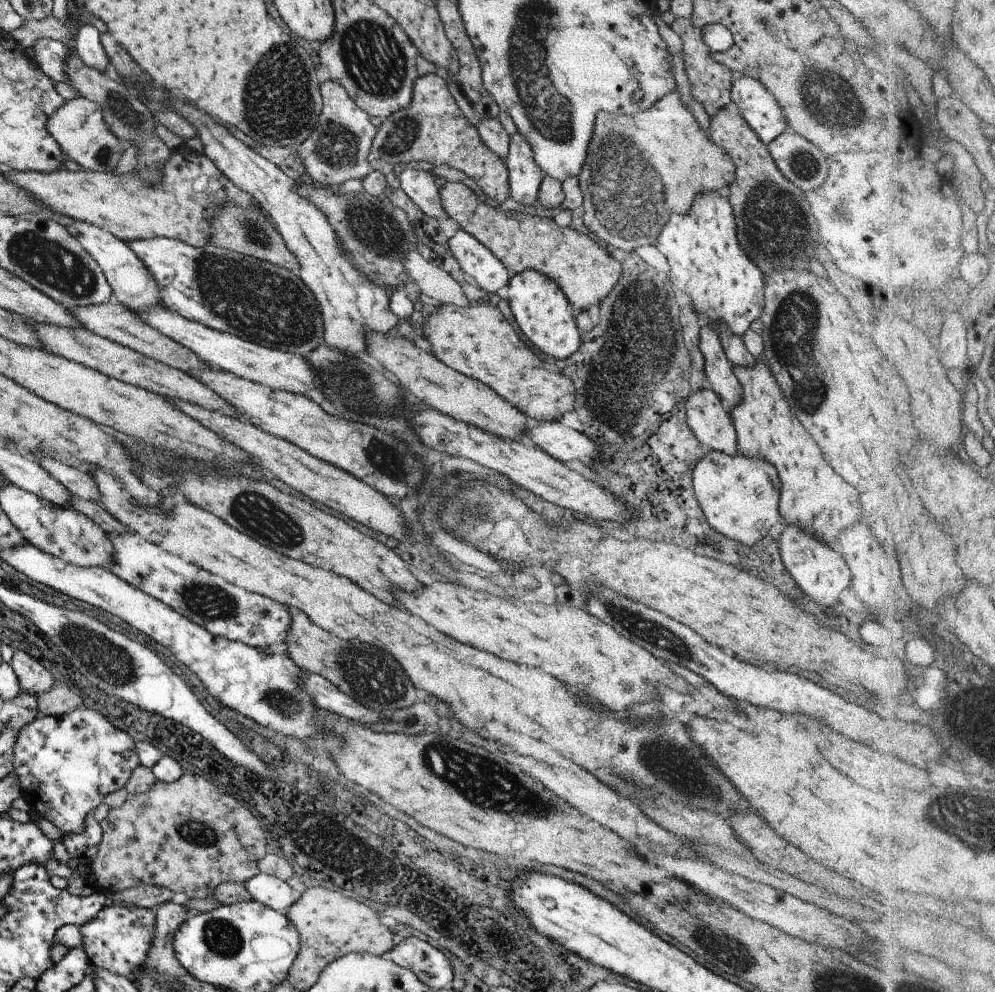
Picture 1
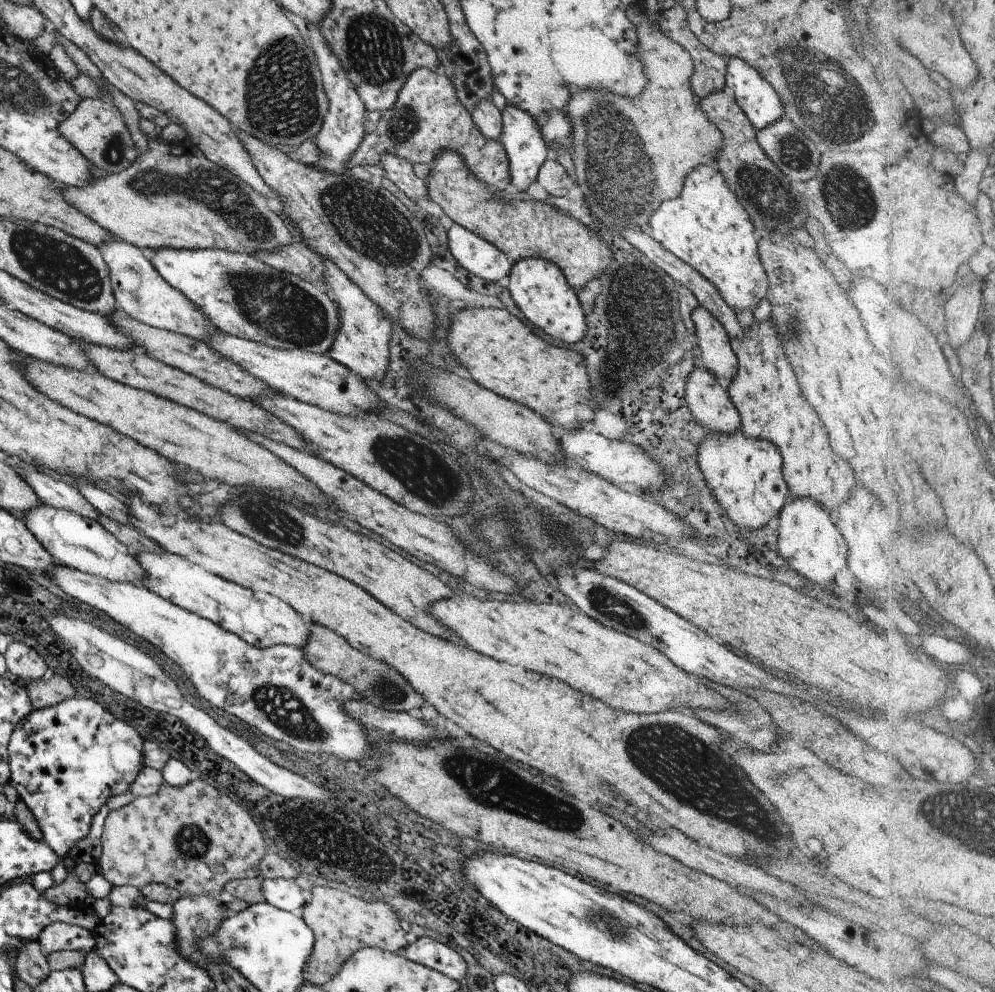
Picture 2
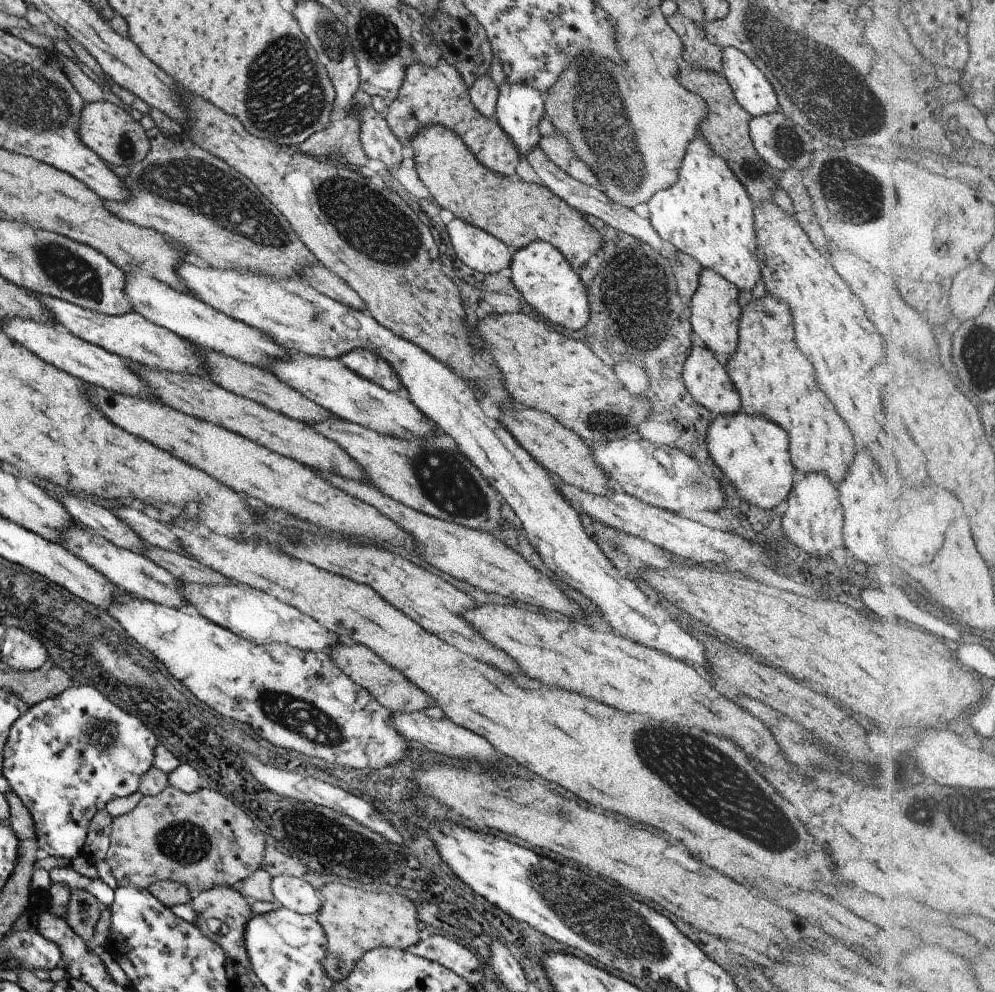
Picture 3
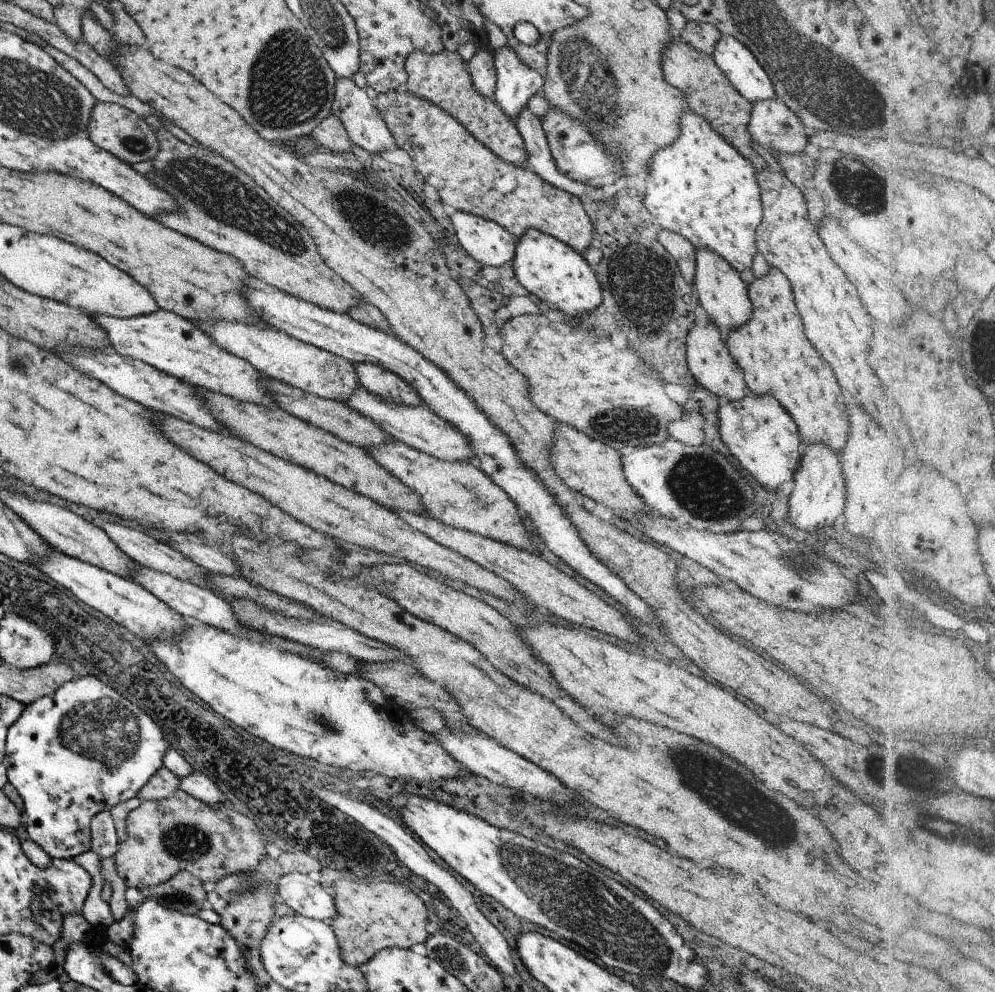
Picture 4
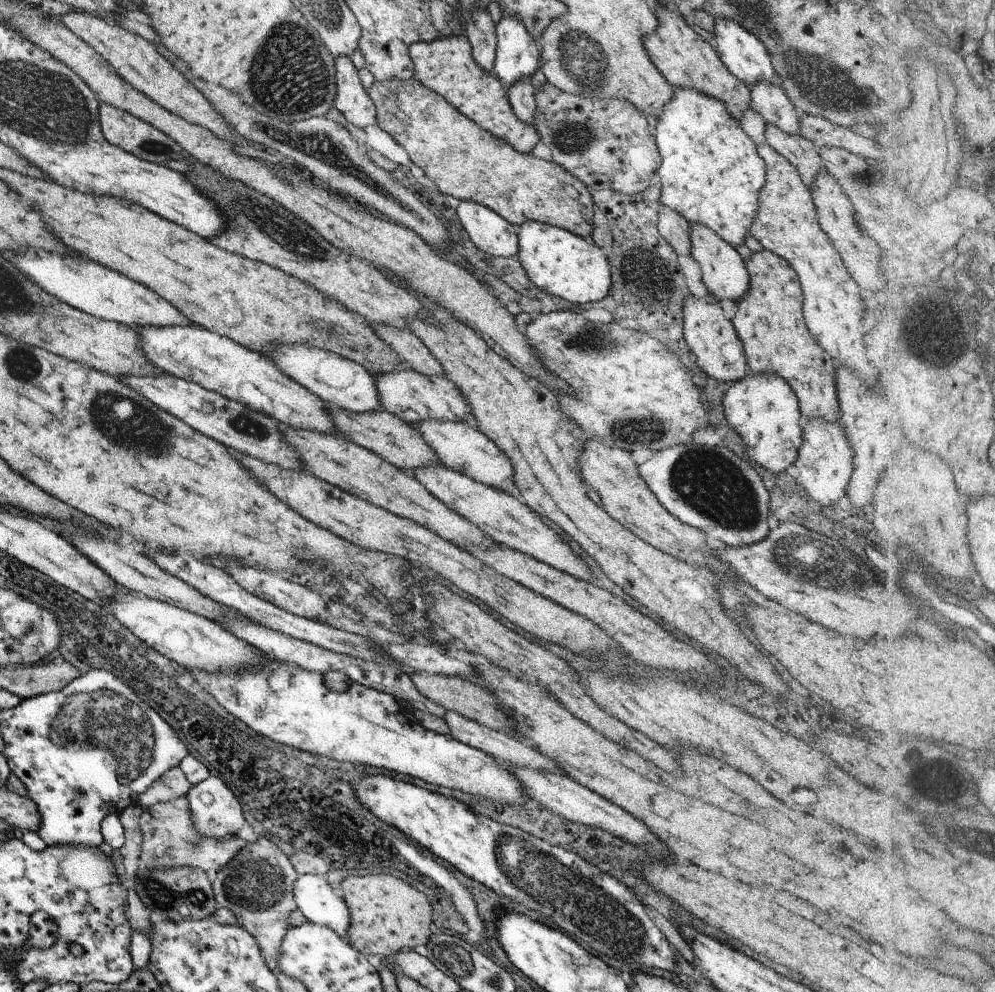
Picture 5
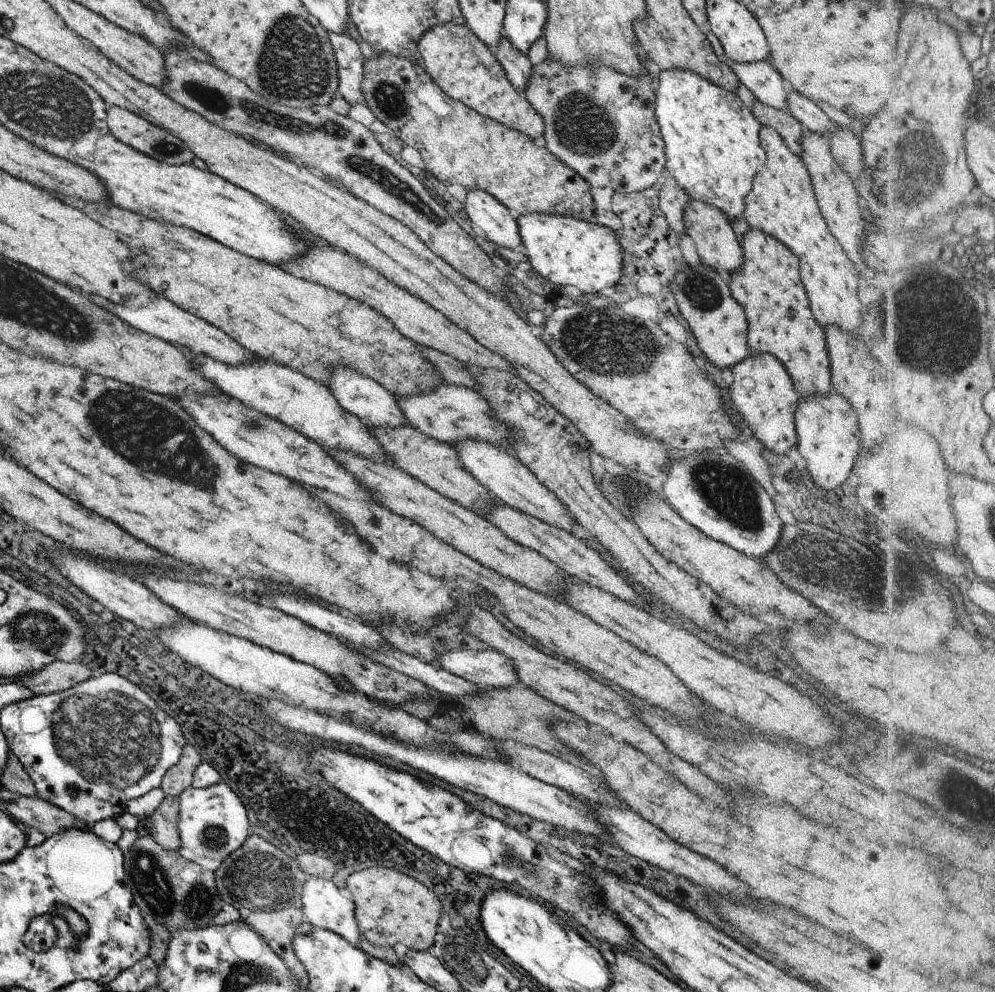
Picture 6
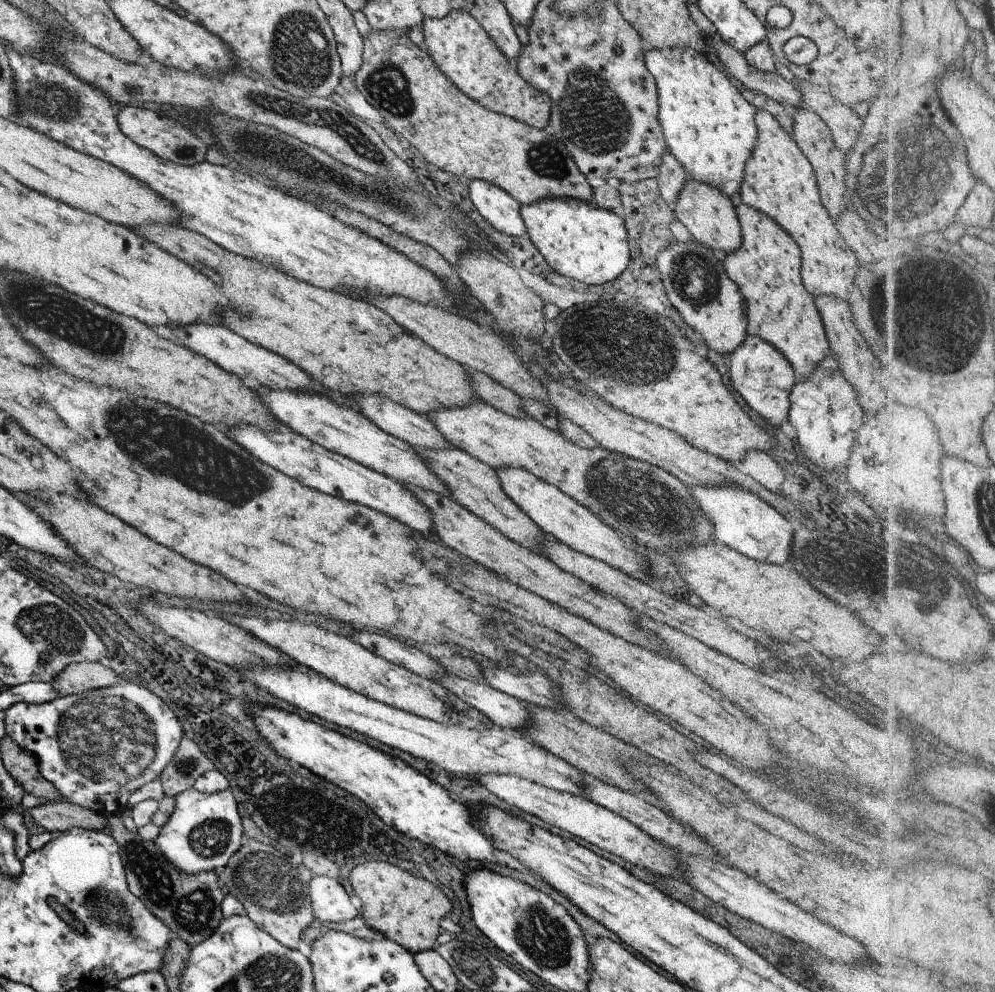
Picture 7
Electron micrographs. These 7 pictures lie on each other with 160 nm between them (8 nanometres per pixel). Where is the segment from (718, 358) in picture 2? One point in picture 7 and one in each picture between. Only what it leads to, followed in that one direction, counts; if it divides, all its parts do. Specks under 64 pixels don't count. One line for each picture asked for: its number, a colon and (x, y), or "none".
3: (714, 317)
4: (718, 288)
5: (723, 273)
6: (712, 236)
7: (709, 216)

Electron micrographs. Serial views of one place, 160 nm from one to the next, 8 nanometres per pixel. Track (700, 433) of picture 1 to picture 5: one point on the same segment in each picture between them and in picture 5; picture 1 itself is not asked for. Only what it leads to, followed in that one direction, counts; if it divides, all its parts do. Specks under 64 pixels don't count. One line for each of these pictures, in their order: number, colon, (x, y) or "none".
2: (709, 404)
3: (705, 378)
4: (708, 360)
5: (718, 353)

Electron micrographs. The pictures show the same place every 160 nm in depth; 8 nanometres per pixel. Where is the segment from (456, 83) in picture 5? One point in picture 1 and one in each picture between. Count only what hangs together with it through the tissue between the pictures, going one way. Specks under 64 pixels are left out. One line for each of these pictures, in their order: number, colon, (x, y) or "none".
1: (431, 128)
2: (426, 116)
3: (438, 94)
4: (442, 78)

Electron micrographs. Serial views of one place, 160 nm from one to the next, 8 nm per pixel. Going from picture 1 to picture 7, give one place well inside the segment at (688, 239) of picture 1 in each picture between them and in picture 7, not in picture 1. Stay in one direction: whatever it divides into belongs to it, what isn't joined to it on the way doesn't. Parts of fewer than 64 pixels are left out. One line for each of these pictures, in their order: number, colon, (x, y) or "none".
2: (705, 226)
3: (706, 213)
4: (699, 186)
5: (709, 172)
6: (711, 146)
7: (707, 125)

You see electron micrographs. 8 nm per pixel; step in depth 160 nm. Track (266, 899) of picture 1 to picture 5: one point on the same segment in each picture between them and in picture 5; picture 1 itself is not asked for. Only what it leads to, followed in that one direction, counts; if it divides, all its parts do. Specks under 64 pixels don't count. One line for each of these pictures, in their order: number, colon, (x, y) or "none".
2: (284, 894)
3: (294, 893)
4: (306, 897)
5: (312, 896)

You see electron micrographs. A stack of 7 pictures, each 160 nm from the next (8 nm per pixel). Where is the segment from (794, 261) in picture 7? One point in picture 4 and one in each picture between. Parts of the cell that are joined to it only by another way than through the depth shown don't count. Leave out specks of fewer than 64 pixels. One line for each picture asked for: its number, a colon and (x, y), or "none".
4: (770, 347)
5: (768, 322)
6: (767, 286)

